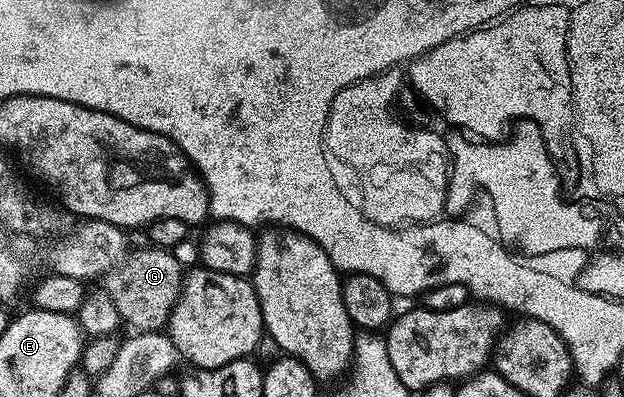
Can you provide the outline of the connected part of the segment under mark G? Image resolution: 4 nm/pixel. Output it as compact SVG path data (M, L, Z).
M162 248L139 250L106 275L105 291L116 305L122 321L135 332L159 332L170 323L172 310L184 290L185 269L172 251Z

